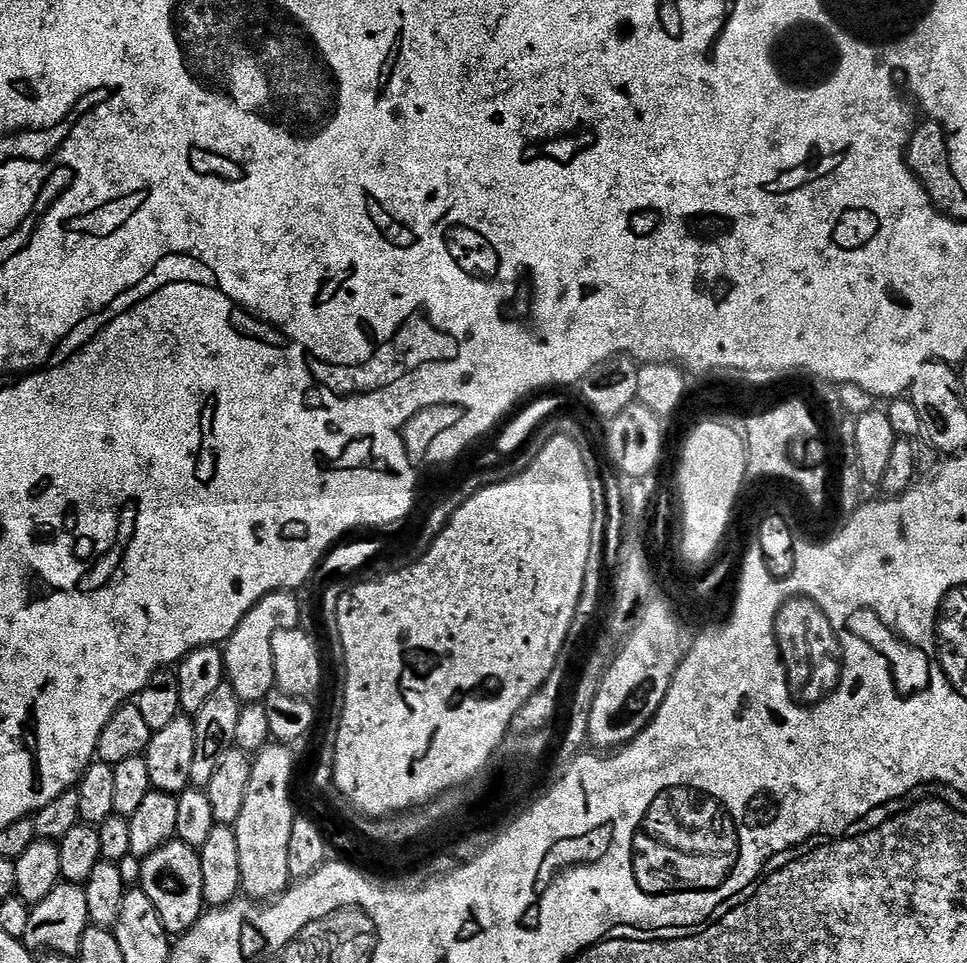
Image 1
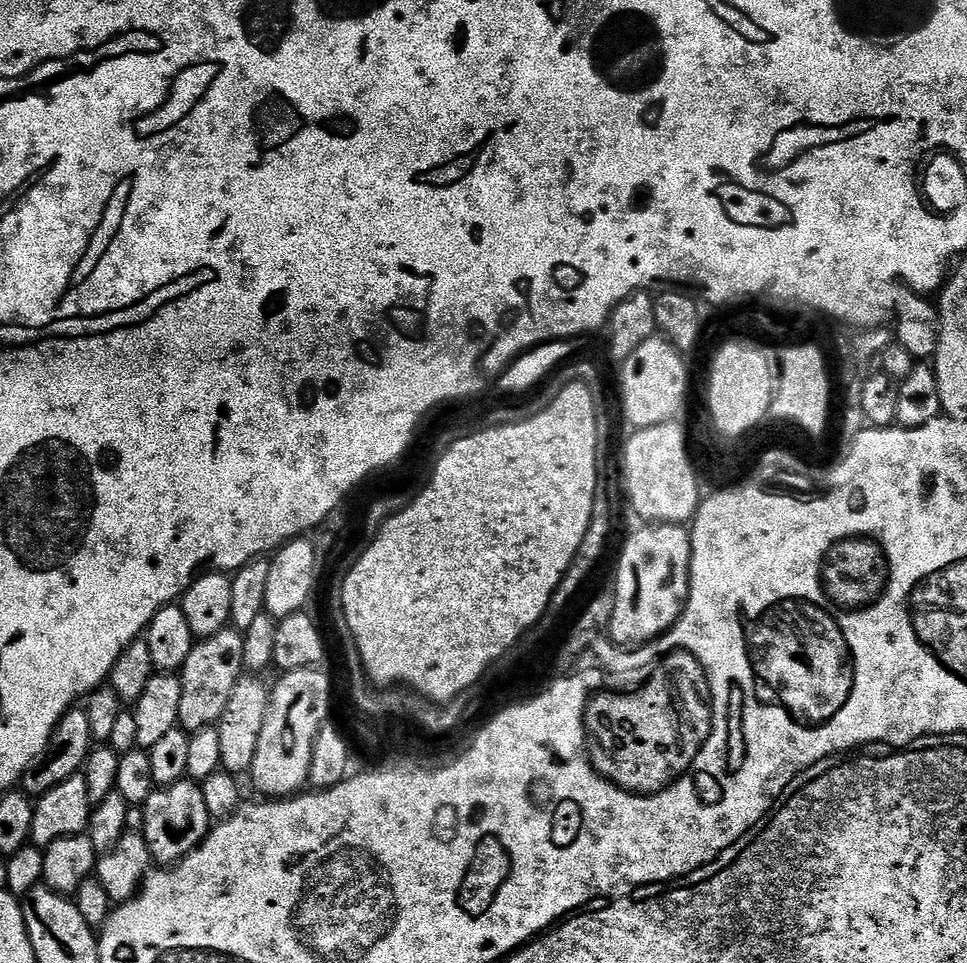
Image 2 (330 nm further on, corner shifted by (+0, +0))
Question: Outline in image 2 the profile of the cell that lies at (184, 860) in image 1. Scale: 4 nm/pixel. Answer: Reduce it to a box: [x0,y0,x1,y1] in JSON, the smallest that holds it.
[142,778,210,866]

